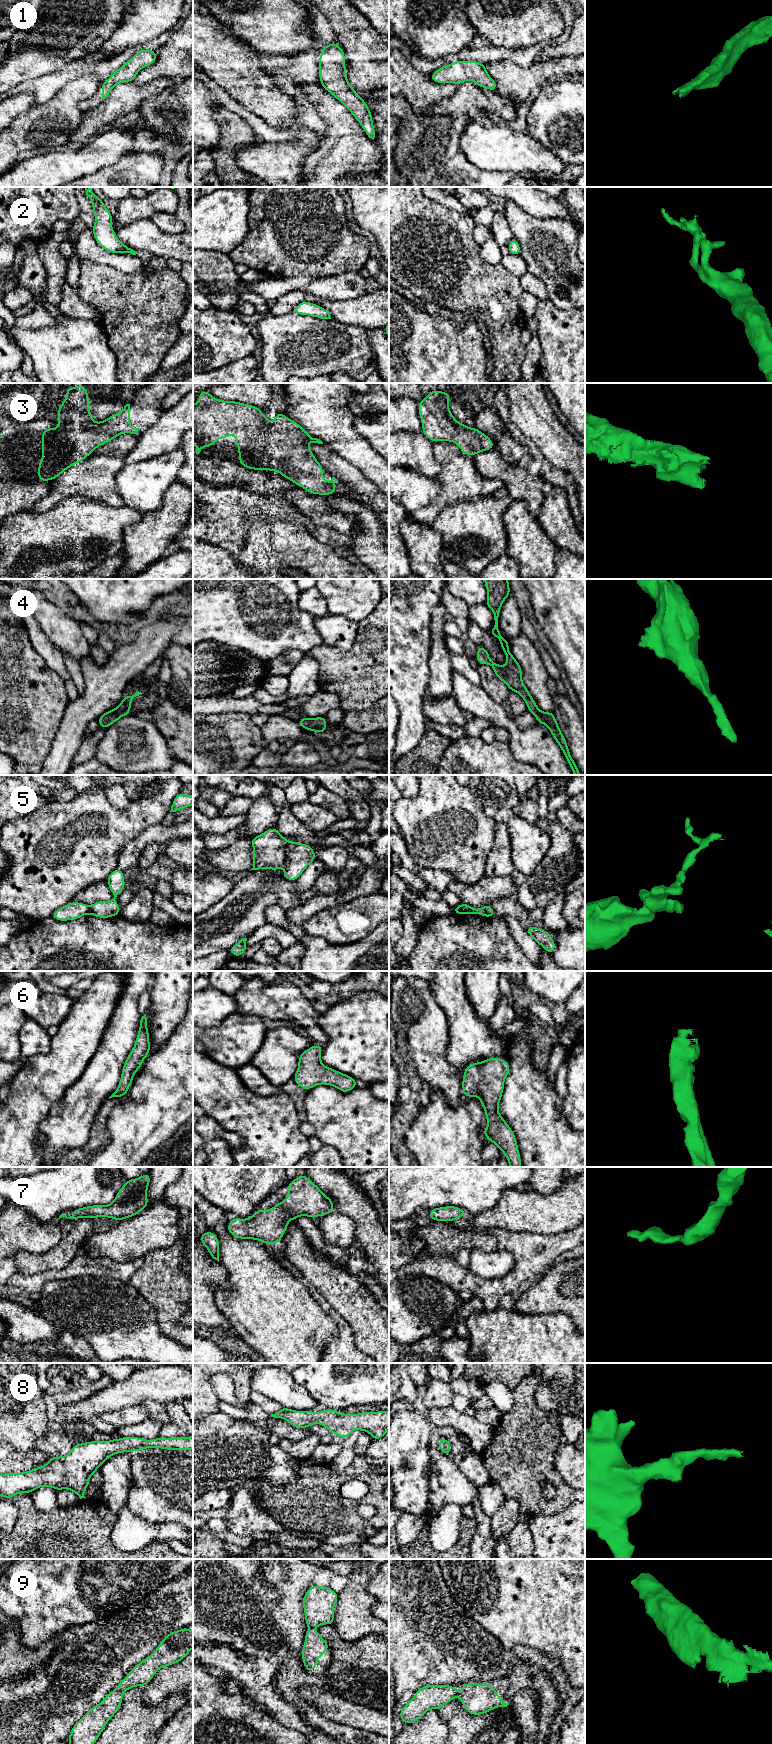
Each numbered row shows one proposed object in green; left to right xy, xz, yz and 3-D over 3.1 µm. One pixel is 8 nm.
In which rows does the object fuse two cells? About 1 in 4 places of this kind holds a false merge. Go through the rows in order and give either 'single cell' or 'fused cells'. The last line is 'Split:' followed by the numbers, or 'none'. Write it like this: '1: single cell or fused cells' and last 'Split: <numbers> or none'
1: single cell
2: single cell
3: single cell
4: single cell
5: fused cells
6: single cell
7: single cell
8: single cell
9: single cell
Split: 5

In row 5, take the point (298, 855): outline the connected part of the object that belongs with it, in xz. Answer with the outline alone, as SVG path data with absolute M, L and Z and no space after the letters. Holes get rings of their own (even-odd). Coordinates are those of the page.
M296 841L288 842L286 849L286 863L283 878L295 881L303 871L316 860L312 846Z

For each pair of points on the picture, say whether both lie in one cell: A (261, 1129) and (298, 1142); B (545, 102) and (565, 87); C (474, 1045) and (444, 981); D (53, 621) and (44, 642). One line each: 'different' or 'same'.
A: same
B: same
C: same
D: different

